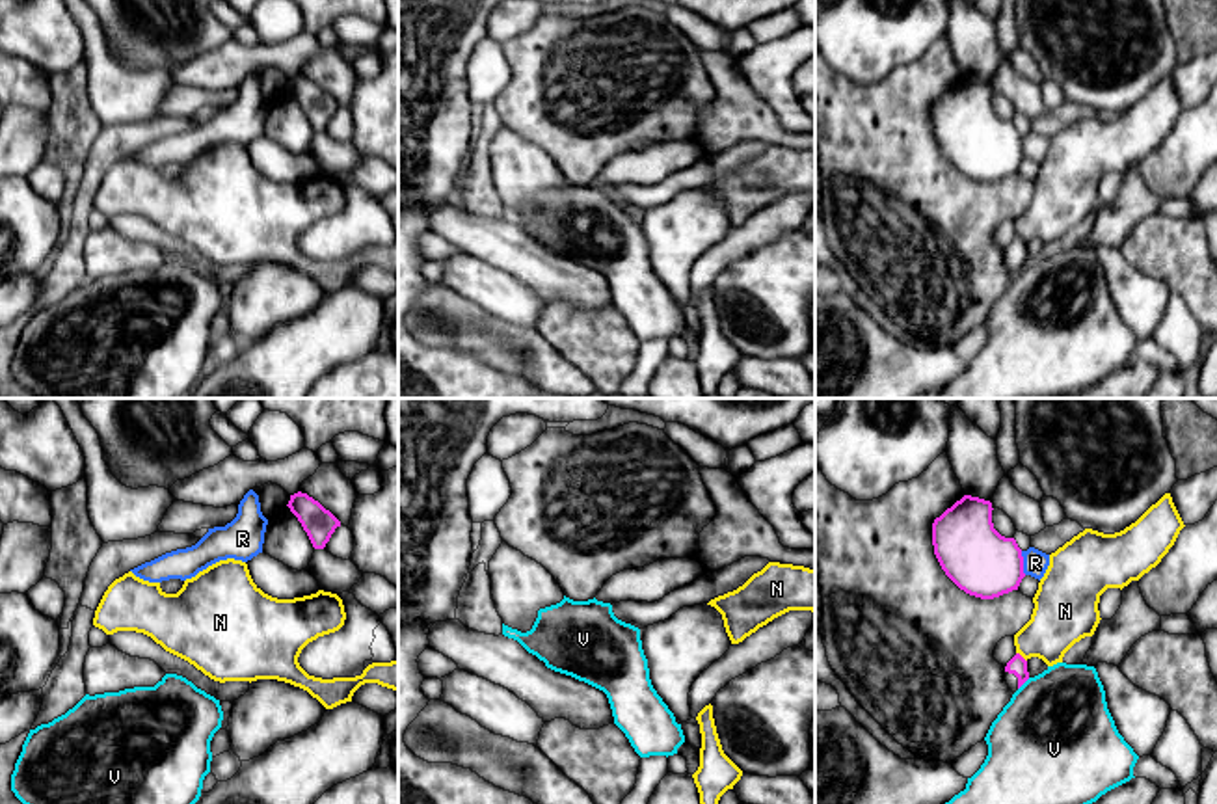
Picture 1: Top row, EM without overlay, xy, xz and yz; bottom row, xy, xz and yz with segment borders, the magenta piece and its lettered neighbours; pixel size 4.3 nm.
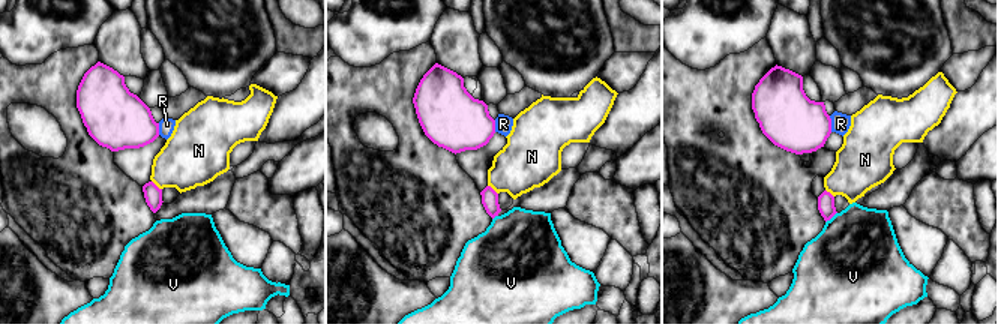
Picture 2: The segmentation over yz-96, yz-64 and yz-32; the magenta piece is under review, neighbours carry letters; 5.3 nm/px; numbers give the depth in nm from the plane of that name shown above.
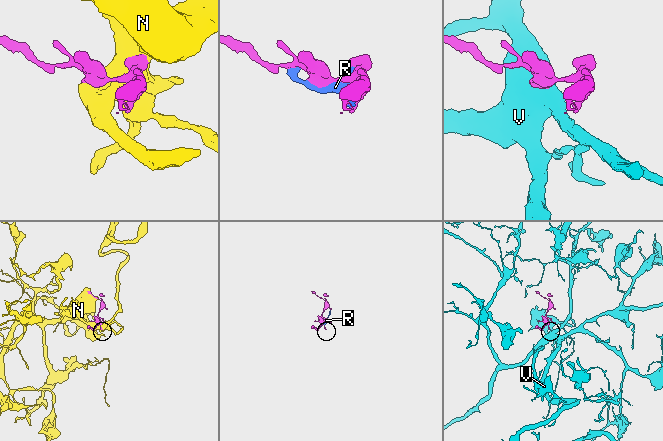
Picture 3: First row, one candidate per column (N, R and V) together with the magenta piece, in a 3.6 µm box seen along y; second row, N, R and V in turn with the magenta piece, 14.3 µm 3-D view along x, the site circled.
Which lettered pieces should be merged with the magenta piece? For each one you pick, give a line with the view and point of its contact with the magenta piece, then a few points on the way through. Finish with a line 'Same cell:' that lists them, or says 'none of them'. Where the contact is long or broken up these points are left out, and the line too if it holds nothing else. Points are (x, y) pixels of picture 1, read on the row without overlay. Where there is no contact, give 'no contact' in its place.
Same cell: none of them

